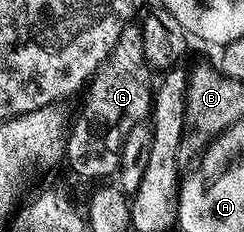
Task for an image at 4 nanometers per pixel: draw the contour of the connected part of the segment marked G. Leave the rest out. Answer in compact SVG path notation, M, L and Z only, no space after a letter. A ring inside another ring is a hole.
M128 24L126 28L121 32L121 36L117 40L117 44L110 52L109 57L105 62L103 62L101 69L94 75L93 84L95 82L95 87L91 90L91 95L87 98L87 103L79 110L79 119L72 121L69 126L69 133L67 135L67 152L65 155L66 165L71 165L71 170L75 174L80 174L83 178L99 178L102 174L114 175L119 169L119 153L121 148L125 144L125 136L129 136L129 128L133 128L133 124L144 121L150 115L151 104L153 101L153 81L151 82L151 77L153 77L153 71L150 66L147 65L145 60L145 48L141 44L141 29L138 25Z

